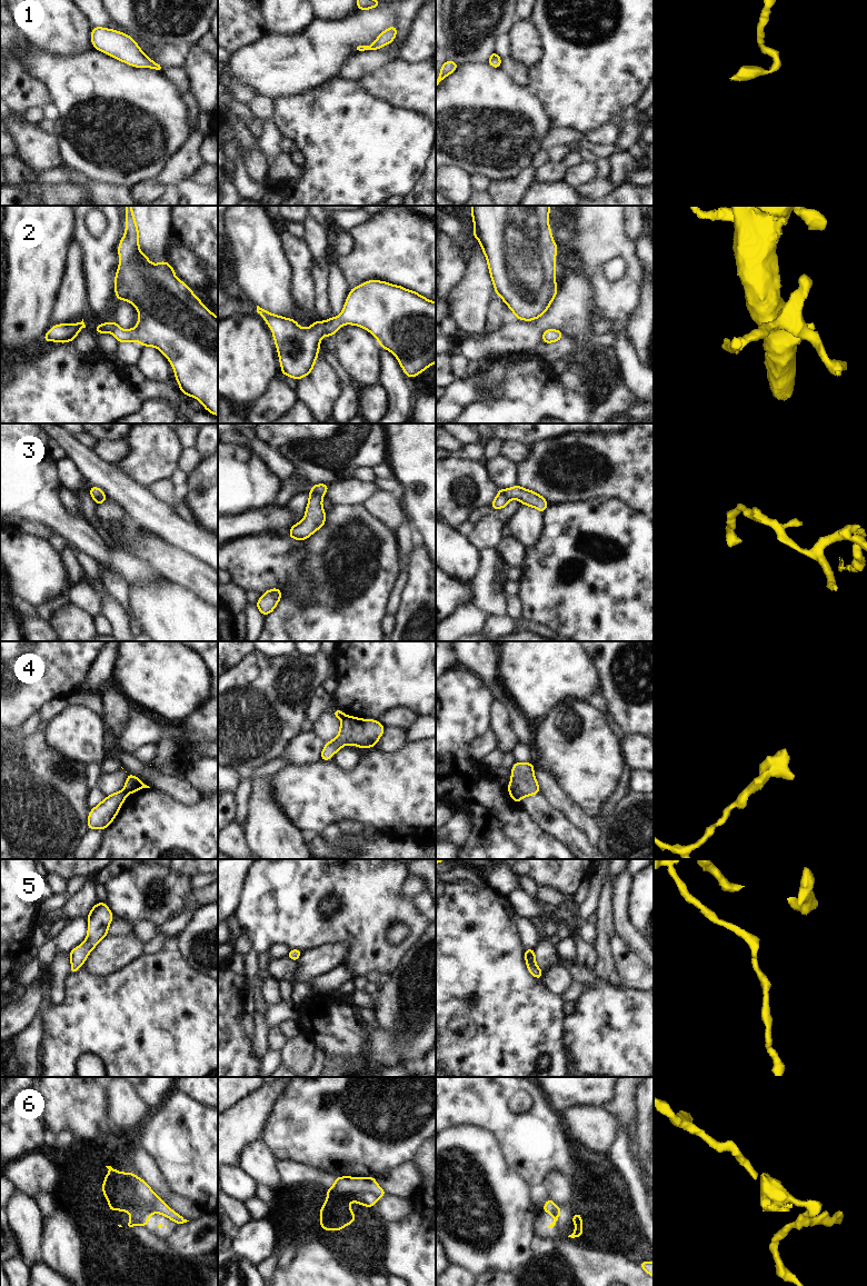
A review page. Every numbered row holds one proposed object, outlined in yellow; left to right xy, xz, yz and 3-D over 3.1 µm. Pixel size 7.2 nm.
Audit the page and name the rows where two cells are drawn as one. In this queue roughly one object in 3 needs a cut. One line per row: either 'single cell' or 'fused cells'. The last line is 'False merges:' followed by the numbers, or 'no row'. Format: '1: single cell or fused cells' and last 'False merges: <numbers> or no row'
1: single cell
2: single cell
3: fused cells
4: fused cells
5: single cell
6: single cell
False merges: 3, 4

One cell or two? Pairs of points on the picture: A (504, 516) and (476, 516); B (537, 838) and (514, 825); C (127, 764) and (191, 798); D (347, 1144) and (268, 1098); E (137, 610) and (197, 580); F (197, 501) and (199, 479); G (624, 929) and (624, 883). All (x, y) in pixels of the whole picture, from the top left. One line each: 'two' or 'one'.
A: one
B: one
C: one
D: two
E: two
F: one
G: one

